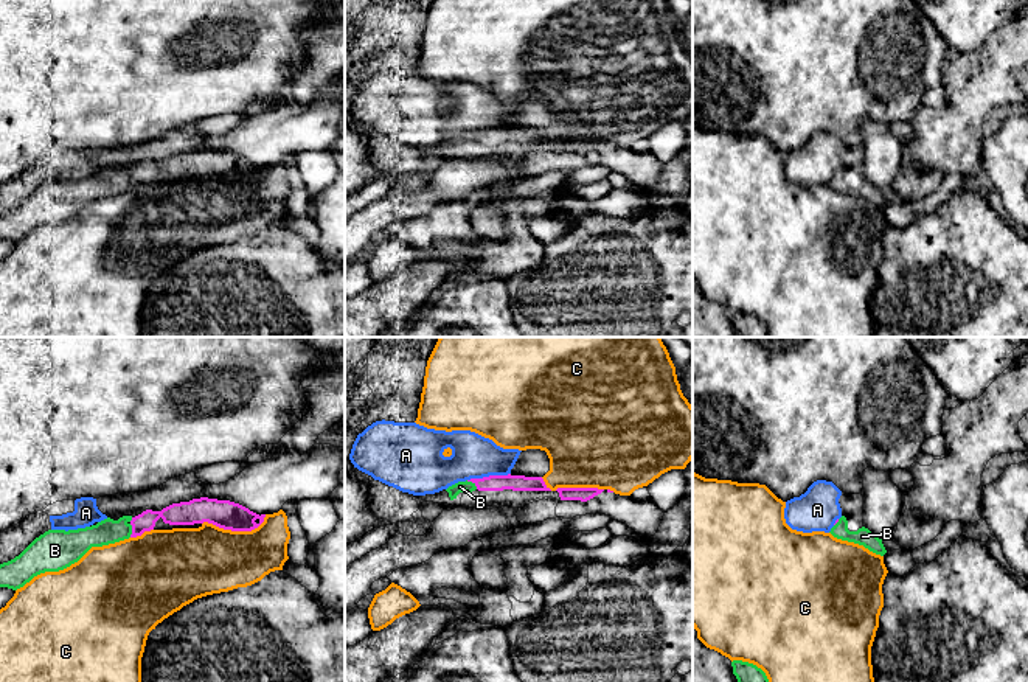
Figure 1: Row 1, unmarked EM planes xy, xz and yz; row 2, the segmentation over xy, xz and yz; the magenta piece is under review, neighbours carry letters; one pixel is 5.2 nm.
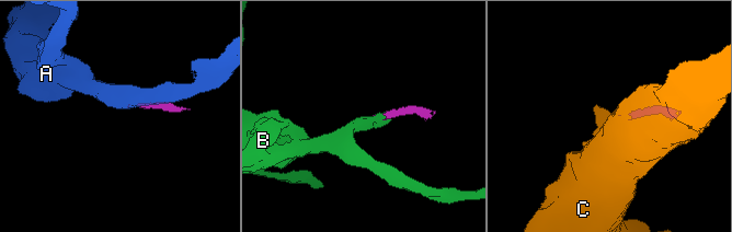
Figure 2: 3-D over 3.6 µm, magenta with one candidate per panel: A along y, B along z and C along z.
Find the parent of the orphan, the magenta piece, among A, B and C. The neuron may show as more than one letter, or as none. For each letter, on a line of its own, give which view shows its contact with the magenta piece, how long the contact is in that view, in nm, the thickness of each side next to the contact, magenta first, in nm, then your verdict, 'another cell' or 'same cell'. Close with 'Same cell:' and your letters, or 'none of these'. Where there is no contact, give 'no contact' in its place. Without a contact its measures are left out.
A: meets magenta in xz; contact 220 nm long; 80 nm thick on the magenta side, 220 nm on the other; another cell
B: meets magenta in xy; contact 70 nm long; 110 nm thick on the magenta side, 130 nm on the other; same cell
C: meets magenta in xy; contact 340 nm long; 150 nm thick on the magenta side, 360 nm on the other; another cell
Same cell: B

